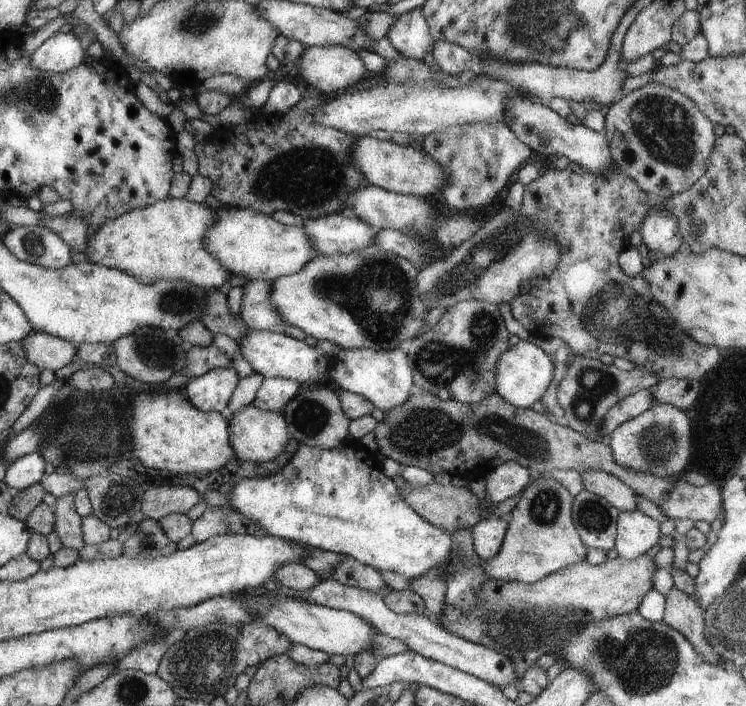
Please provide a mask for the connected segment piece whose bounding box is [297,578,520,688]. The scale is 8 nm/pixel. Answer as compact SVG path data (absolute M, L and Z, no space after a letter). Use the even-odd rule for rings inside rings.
M331 578L321 581L312 590L308 590L306 594L302 594L297 599L332 609L343 609L352 612L370 622L378 629L379 633L402 640L412 651L425 658L449 665L457 670L494 684L496 687L504 688L511 683L516 688L520 688L520 679L517 678L515 665L508 656L486 646L465 640L463 637L458 637L456 634L445 630L442 624L432 620L426 613L421 615L415 613L408 615L395 614L386 607L384 597L381 594L348 587Z

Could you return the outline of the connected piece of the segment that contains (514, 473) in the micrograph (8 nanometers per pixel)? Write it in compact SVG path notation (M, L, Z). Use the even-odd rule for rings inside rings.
M503 463L485 474L487 495L494 503L502 502L518 494L533 476L532 470L521 463Z

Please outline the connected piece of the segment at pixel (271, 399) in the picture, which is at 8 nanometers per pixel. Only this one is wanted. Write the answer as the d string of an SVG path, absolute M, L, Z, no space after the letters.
M264 377L261 389L257 392L257 397L252 404L255 408L266 411L281 411L291 399L296 398L298 388L300 388L300 382L296 380L281 377Z

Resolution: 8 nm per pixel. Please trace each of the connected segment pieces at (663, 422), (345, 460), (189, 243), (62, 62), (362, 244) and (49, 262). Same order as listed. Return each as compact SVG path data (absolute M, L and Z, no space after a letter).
M659 403L620 424L609 436L617 464L636 471L670 477L680 474L690 462L690 422L683 409Z
M345 441L334 449L310 447L302 443L291 459L291 462L288 462L288 465L282 468L280 472L276 472L276 474L272 474L272 476L266 476L266 478L242 478L238 480L236 484L234 483L232 490L225 496L229 499L229 507L244 514L250 521L257 522L268 535L289 539L290 541L312 549L333 551L344 557L354 558L357 562L377 569L380 572L387 571L396 573L401 581L419 578L433 569L448 569L451 561L454 560L454 552L452 549L453 541L450 534L445 529L439 528L437 525L432 525L428 520L425 520L420 513L416 512L416 510L402 498L400 490L394 483L394 480L392 480L390 476L385 476L384 472L382 472L377 454L368 450L368 448L362 446L359 442Z
M166 197L144 208L135 208L117 219L108 220L96 232L88 236L84 254L90 264L106 268L118 268L142 280L142 284L156 284L158 280L186 280L187 283L208 290L221 290L226 280L233 275L218 257L212 256L205 245L205 234L210 226L219 222L218 210L204 204L190 202L185 197Z
M57 33L46 40L30 57L34 68L53 73L66 72L84 62L86 48L75 33Z
M342 213L300 220L306 234L320 255L352 254L372 245L376 230L358 218L346 218Z
M15 226L3 238L6 248L18 260L49 269L61 269L71 263L74 250L57 232L49 228Z

